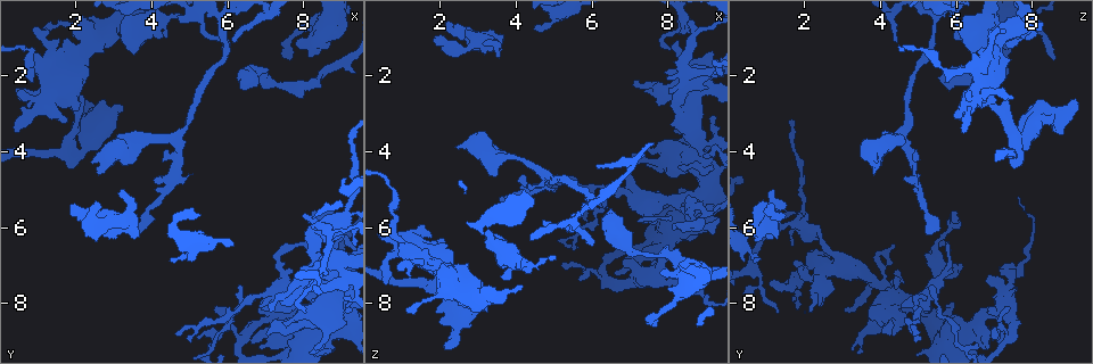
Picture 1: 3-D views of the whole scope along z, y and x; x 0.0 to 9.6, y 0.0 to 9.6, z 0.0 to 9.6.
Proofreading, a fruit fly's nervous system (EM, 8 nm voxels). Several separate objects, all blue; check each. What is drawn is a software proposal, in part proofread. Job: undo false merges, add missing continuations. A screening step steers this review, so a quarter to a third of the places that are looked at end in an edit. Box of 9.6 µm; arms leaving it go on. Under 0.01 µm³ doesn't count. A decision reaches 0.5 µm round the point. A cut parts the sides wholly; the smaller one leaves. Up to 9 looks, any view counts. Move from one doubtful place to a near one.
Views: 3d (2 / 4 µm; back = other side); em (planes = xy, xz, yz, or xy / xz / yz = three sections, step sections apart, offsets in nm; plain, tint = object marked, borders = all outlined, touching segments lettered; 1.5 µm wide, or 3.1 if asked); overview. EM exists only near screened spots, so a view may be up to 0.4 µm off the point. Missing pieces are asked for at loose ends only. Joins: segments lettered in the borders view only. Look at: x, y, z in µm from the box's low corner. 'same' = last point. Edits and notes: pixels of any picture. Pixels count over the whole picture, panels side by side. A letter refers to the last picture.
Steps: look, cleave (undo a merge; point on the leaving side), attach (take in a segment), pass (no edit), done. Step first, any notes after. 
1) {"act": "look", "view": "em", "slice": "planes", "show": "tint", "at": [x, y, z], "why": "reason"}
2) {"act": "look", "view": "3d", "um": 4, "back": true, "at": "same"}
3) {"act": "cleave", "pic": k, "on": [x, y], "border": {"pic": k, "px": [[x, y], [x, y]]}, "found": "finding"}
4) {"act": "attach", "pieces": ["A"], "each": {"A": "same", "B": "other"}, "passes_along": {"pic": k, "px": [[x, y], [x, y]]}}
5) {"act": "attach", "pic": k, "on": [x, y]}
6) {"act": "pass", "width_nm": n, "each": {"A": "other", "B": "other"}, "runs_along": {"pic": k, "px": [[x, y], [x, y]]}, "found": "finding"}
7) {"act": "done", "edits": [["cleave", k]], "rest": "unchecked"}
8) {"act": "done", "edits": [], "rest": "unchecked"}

{"act": "look", "view": "em", "slice": "planes", "show": "borders", "at": [3.50, 6.35, 1.10], "why": "free end"}

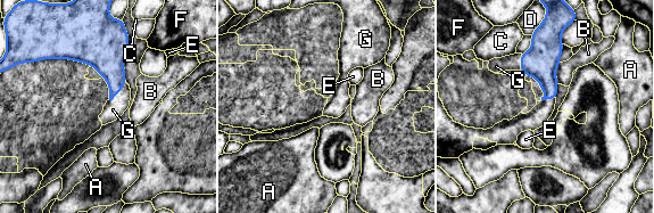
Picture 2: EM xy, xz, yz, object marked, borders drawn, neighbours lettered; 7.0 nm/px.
{"act": "attach", "pieces": ["G"], "longest_contact_nm": ["G", 180], "each": {"A": "other", "B": "other", "C": "other", "D": "other", "E": "other", "F": "other", "G": "same"}, "found": "the cell continues"}

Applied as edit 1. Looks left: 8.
{"act": "look", "view": "overview"}

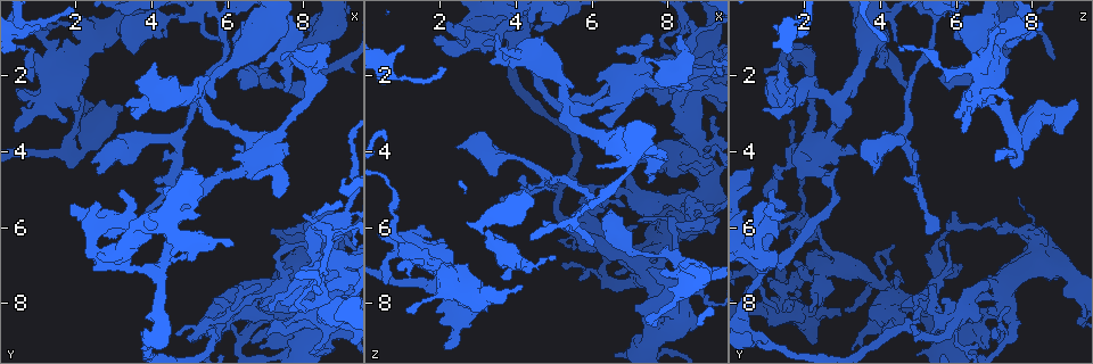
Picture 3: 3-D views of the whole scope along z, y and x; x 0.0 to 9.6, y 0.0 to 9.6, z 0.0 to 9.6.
{"act": "look", "view": "3d", "um": 2, "at": [2.65, 4.65, 3.75], "why": "stops while still wide"}

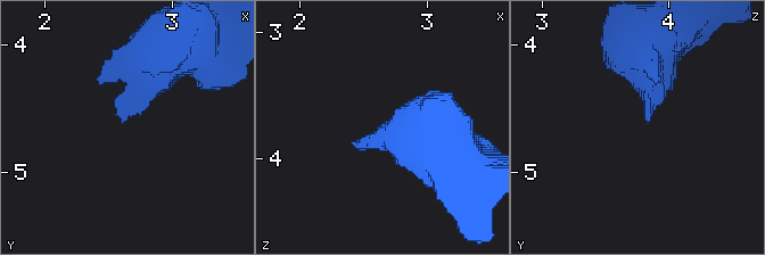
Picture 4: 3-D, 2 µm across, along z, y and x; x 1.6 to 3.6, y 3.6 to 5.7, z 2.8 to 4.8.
{"act": "look", "view": "em", "slice": "xz", "step": 4, "show": "borders", "at": [2.64, 4.58, 3.84], "why": "shape alone is not enough"}

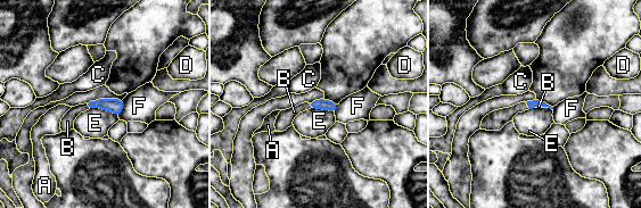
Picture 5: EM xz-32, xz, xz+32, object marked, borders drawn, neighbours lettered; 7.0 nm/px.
{"act": "attach", "pieces": ["B"], "each": {"A": "other", "B": "same", "C": "other", "D": "other", "E": "other", "F": "other"}, "passes_along": {"pic": 5, "px": [[320, 104], [309, 106], [285, 119]]}, "found": "it goes on there"}

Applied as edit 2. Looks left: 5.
{"act": "look", "view": "em", "slice": "planes", "show": "borders", "at": [0.70, 3.15, 6.25]}

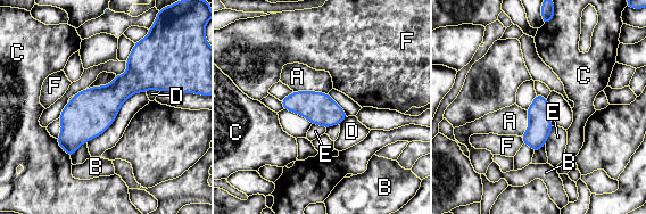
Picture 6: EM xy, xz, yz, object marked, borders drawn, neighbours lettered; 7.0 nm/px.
{"act": "pass", "longest_contact_nm": ["A", 240], "each": {"A": "other", "B": "other", "C": "other", "D": "other", "E": "other", "F": "other"}, "runs_along": {"pic": 6, "px": [[167, 82], [125, 84], [60, 141]]}, "found": "one cell here"}

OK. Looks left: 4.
{"act": "look", "view": "em", "slice": "yz", "step": 8, "show": "borders", "at": [4.65, 4.25, 4.85], "why": "a fork"}

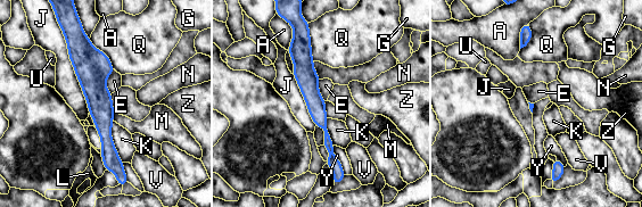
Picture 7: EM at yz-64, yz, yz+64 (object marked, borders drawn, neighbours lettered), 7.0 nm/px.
{"act": "pass", "longest_contact_nm": ["J", 600], "each": {"A": "other", "E": "other", "G": "other", "J": "other", "K": "other", "L": "other", "M": "other", "N": "other", "Q": "other", "U": "other", "V": "other", "Y": "other", "Z": "other"}, "runs_along": {"pic": 7, "px": [[80, 36], [113, 167]]}, "found": "all the same cell"}

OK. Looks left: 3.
{"act": "done", "edits": [["attach", 2], ["attach", 5]], "rest": "unchecked"}

